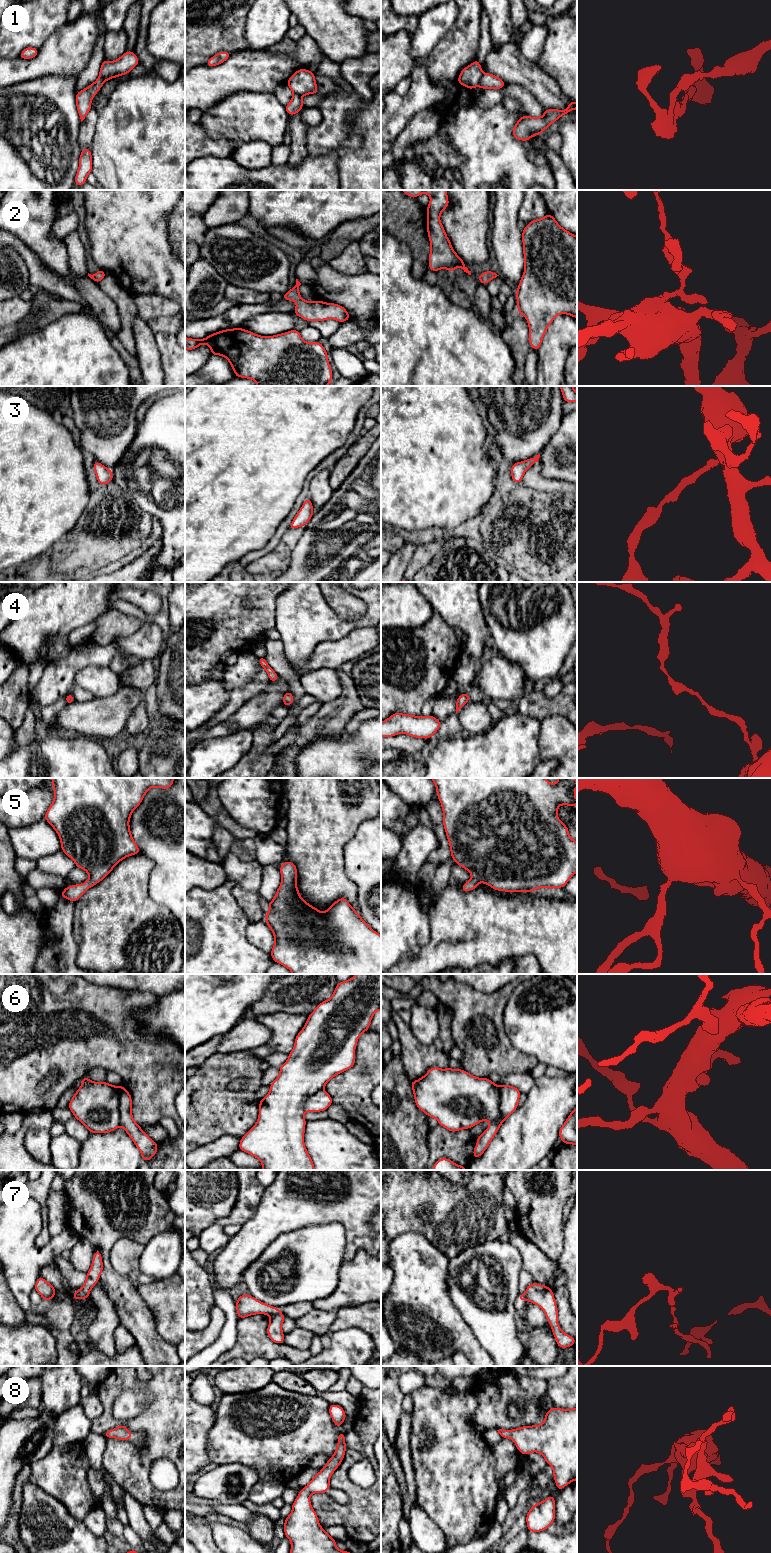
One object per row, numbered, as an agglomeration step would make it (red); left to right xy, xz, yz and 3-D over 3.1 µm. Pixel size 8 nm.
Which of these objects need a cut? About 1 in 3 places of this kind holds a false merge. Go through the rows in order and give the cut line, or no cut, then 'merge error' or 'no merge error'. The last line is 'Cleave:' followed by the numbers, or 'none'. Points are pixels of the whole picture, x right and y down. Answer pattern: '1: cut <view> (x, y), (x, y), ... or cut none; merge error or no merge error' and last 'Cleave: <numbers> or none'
1: cut yz (483, 74), (478, 85); merge error
2: cut none; no merge error
3: cut none; no merge error
4: cut none; no merge error
5: cut none; no merge error
6: cut yz (500, 1086), (499, 1112), (501, 1118), (490, 1125); merge error
7: cut xz (280, 1313), (270, 1316); merge error
8: cut none; no merge error
Cleave: 1, 6, 7

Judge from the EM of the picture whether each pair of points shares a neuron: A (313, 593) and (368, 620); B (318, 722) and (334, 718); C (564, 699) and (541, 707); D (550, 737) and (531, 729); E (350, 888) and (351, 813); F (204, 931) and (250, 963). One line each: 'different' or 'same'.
A: same
B: same
C: same
D: different
E: same
F: same

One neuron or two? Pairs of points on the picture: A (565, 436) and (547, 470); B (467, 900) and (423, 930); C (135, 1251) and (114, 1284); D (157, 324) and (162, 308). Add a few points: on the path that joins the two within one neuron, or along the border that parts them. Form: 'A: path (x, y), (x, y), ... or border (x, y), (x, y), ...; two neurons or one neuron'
A: path (557, 444), (553, 448), (552, 462); one neuron
B: border (429, 912), (430, 939), (419, 947); two neurons
C: border (109, 1253), (110, 1266), (117, 1273), (127, 1276); two neurons
D: border (174, 314), (159, 316), (146, 321); two neurons

